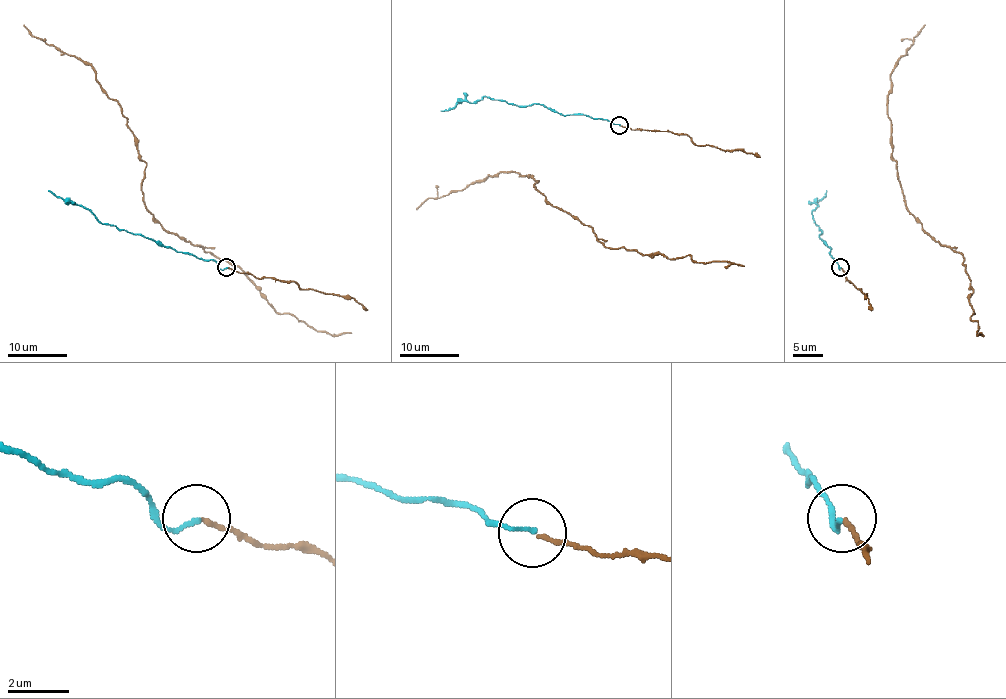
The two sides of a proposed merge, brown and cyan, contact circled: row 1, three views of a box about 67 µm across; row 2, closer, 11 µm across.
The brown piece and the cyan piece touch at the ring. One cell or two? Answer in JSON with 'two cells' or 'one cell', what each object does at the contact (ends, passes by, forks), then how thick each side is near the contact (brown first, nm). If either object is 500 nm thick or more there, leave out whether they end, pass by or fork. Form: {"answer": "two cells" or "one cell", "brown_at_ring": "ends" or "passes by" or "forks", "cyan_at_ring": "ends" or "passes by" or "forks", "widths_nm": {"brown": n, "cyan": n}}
{"answer": "one cell", "brown_at_ring": "ends", "cyan_at_ring": "ends", "widths_nm": {"brown": 130, "cyan": 140}}

